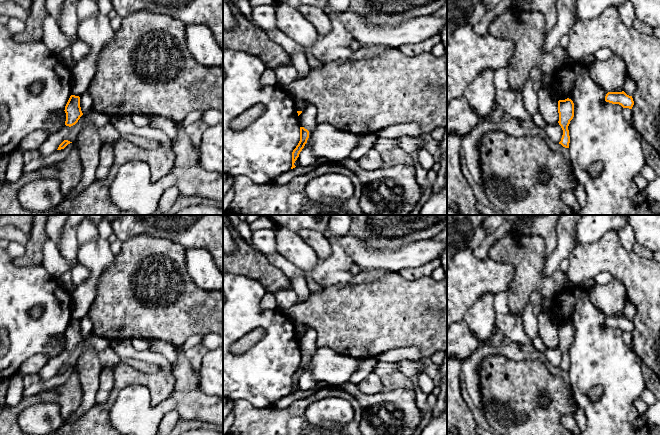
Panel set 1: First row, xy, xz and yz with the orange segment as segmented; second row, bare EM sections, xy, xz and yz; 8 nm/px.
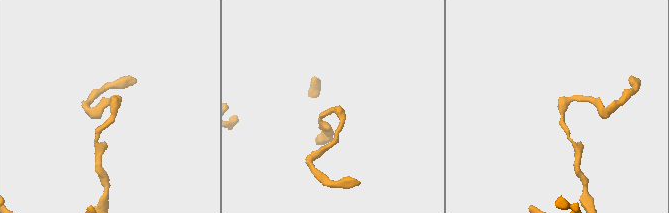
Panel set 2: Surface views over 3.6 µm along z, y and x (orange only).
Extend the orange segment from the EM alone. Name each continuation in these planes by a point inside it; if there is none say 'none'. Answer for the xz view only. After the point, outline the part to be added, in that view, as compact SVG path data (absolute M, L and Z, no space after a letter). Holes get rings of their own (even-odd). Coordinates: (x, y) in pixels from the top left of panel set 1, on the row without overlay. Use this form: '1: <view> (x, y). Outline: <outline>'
none

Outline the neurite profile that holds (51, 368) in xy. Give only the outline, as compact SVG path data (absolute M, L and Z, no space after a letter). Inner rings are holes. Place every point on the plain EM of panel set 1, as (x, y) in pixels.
M93 335L90 338L83 338L75 349L71 351L65 349L60 355L50 358L38 371L40 380L44 381L55 376L64 364L68 364L74 368L79 357L87 347L101 351L110 345L111 340L103 337Z

